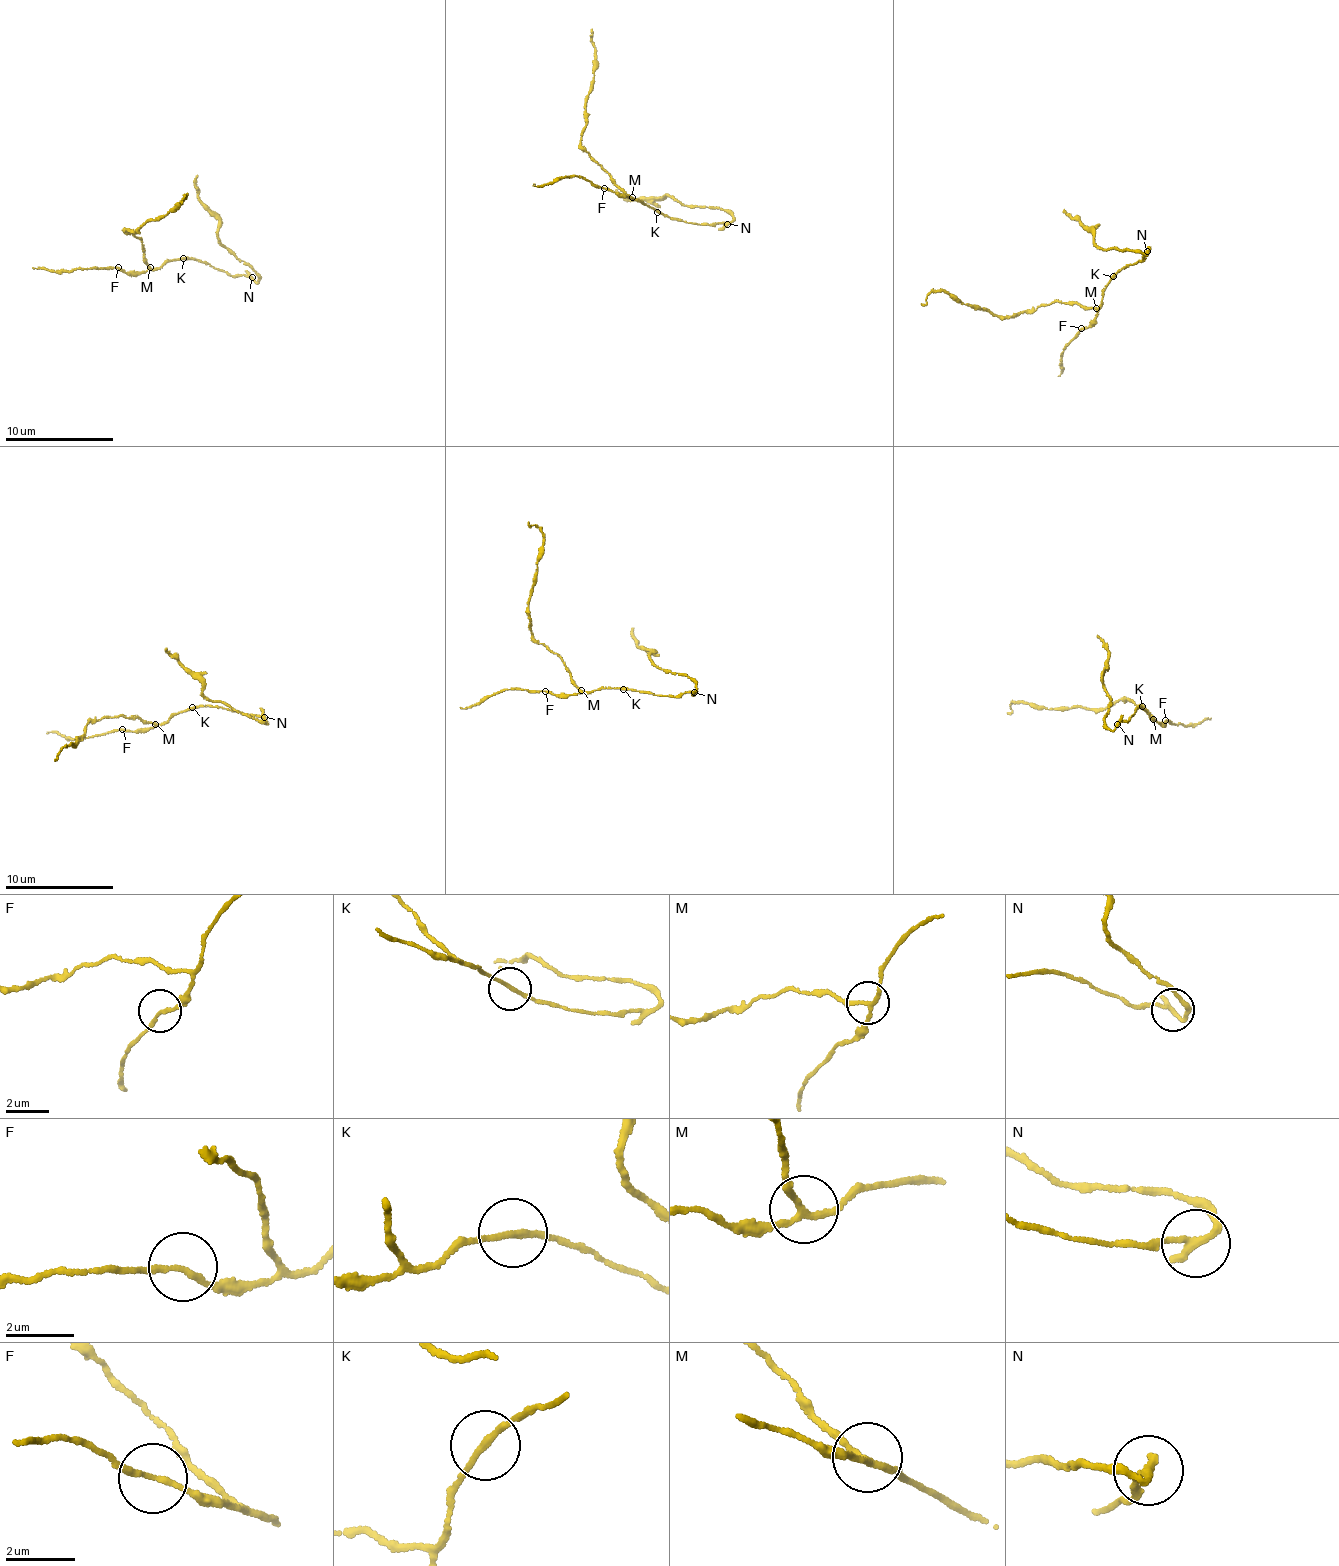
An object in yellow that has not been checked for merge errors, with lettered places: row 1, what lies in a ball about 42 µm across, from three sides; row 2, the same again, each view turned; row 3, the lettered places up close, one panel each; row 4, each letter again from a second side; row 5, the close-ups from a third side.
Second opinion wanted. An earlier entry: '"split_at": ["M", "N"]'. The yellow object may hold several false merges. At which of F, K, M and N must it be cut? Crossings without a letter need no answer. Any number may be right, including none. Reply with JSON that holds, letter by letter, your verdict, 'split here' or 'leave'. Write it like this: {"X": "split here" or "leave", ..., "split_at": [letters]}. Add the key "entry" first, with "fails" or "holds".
{"entry": "holds", "F": "leave", "K": "leave", "M": "split here", "N": "split here", "split_at": ["M", "N"]}

